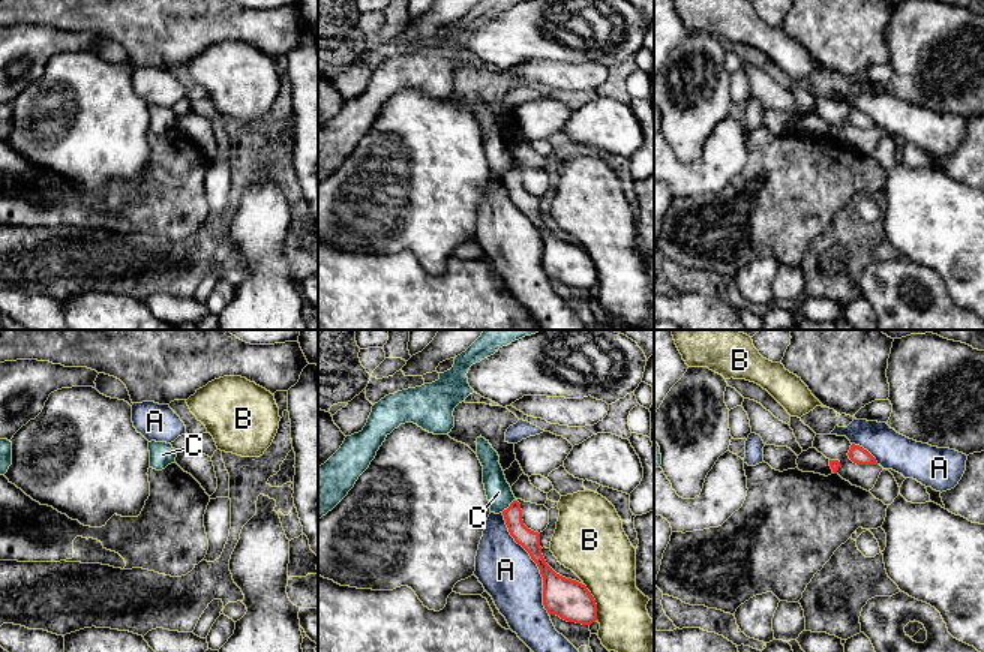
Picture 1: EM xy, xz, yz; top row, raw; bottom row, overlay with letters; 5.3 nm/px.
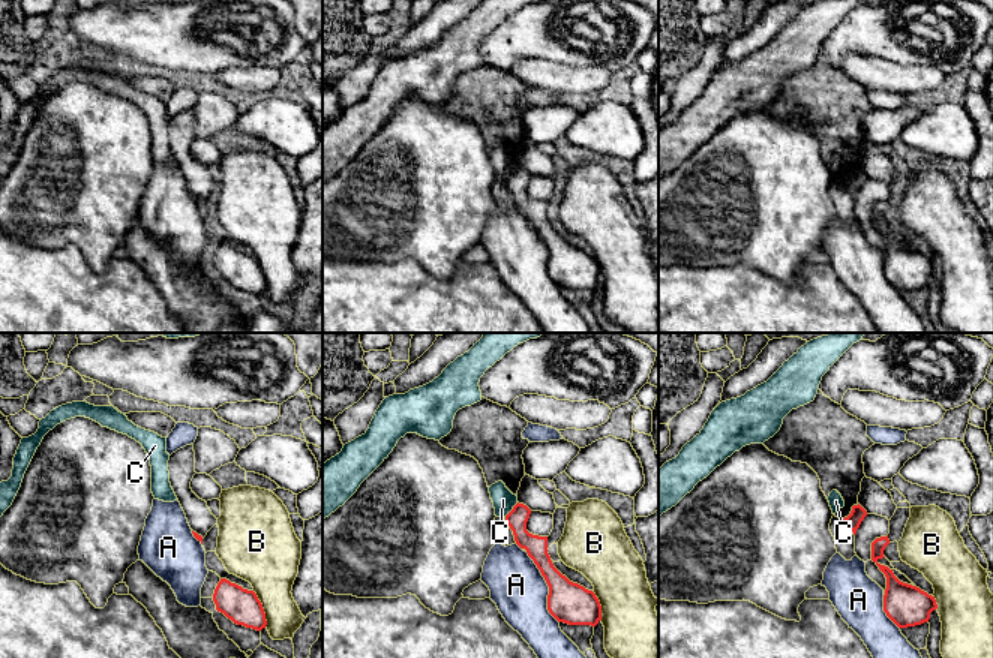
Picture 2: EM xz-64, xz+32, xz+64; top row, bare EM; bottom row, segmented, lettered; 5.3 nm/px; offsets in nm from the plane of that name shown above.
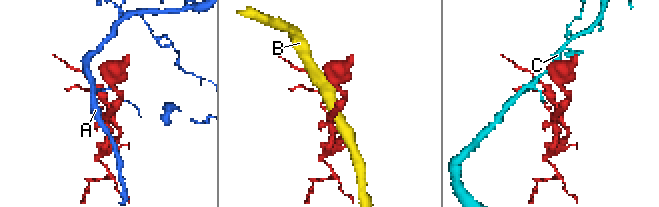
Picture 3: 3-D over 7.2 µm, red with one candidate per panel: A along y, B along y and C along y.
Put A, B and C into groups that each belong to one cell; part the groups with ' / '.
A / B / C

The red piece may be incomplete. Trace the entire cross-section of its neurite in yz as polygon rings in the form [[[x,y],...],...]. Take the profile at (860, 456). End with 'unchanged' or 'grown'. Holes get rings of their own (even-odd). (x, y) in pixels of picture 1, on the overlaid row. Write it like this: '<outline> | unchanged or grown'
[[[855,444],[850,445],[848,456],[856,465],[878,465],[876,459],[867,450]]] | unchanged

